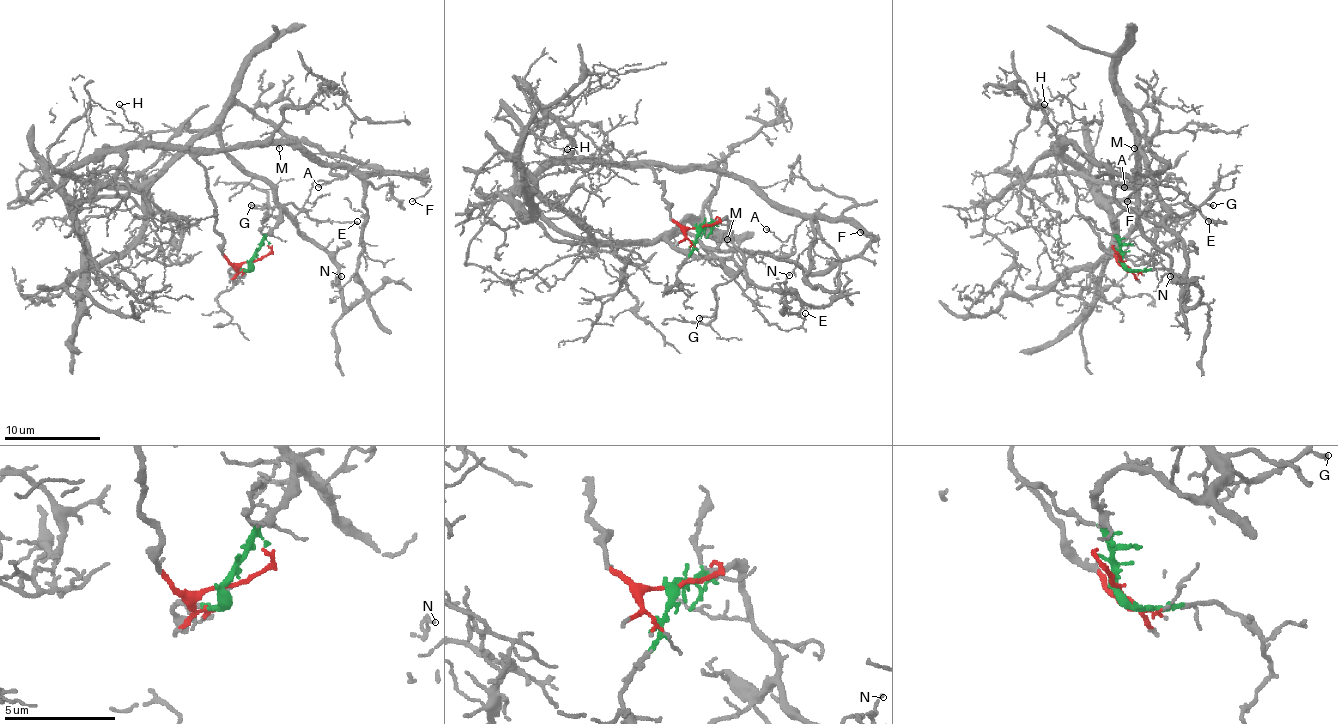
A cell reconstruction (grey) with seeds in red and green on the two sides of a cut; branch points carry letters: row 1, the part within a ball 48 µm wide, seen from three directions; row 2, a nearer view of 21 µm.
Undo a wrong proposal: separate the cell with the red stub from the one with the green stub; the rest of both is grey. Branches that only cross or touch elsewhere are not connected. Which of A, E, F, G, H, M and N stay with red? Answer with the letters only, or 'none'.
A, F, H

